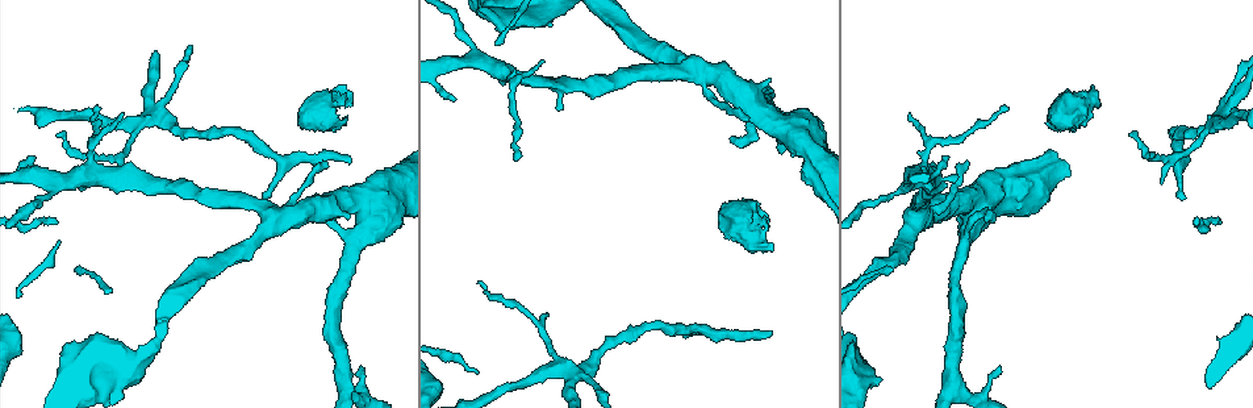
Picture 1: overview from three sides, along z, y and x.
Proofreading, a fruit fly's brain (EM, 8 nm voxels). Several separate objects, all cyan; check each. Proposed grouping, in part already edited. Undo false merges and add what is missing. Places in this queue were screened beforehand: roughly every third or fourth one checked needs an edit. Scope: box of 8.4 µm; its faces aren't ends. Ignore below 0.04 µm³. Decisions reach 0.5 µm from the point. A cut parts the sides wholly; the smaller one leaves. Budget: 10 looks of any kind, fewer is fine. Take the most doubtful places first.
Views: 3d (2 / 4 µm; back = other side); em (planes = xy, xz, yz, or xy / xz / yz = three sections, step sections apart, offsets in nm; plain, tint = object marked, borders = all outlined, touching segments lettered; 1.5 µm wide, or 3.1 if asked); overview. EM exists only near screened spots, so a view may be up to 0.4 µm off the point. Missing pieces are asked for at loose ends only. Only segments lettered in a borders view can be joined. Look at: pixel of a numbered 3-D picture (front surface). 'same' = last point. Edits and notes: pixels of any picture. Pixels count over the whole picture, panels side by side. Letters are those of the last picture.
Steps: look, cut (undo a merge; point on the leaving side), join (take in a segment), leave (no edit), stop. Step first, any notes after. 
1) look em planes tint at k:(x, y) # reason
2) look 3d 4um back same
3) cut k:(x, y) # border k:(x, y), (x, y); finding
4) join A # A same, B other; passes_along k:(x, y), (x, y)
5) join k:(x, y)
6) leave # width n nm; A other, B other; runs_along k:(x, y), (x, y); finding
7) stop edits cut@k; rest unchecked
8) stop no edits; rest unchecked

look em planes borders at 1:(350, 159) # branch stops here

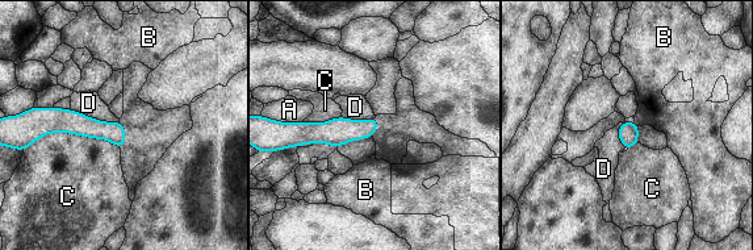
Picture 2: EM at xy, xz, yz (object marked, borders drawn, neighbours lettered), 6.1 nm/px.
leave # A other, B other, C other, D other; none of them fits

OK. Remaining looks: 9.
look 3d 2um at 1:(566, 366) # arms run side by side

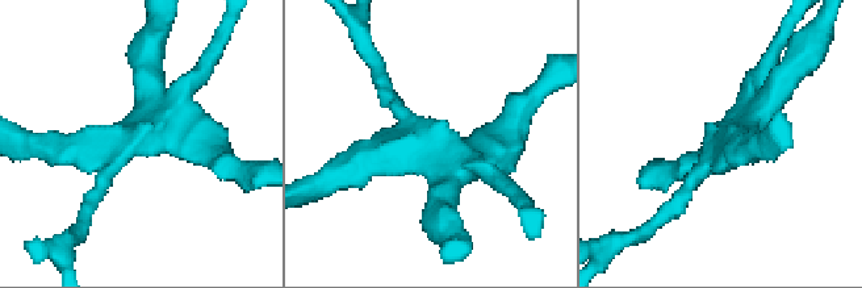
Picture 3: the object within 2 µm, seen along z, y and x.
look em planes tint at 3:(435, 144) # shape alone is not enough

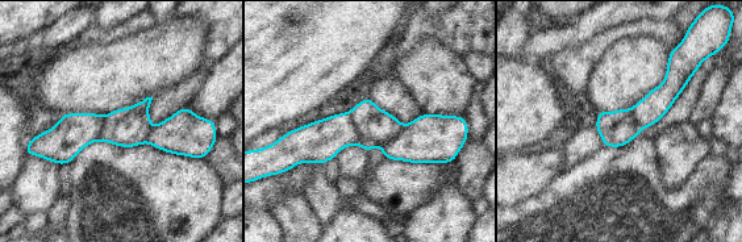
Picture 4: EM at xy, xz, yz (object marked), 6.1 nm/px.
look em planes borders same

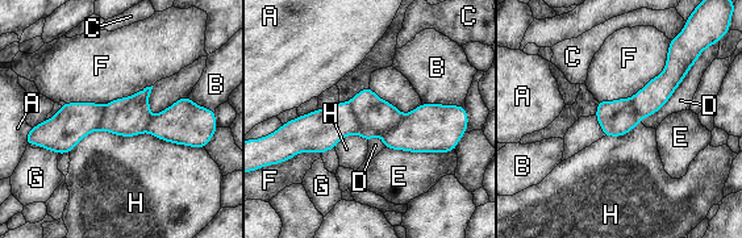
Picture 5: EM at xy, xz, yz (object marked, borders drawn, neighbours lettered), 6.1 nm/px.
cut 5:(372, 113) # width 220 nm; A other, B other, C other, D other, E other, F other, G other, H other; border 5:(347, 101), (365, 133), (403, 117); a second neuron is stuck on

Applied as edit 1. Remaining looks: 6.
stop edits cut@5; rest unchecked

